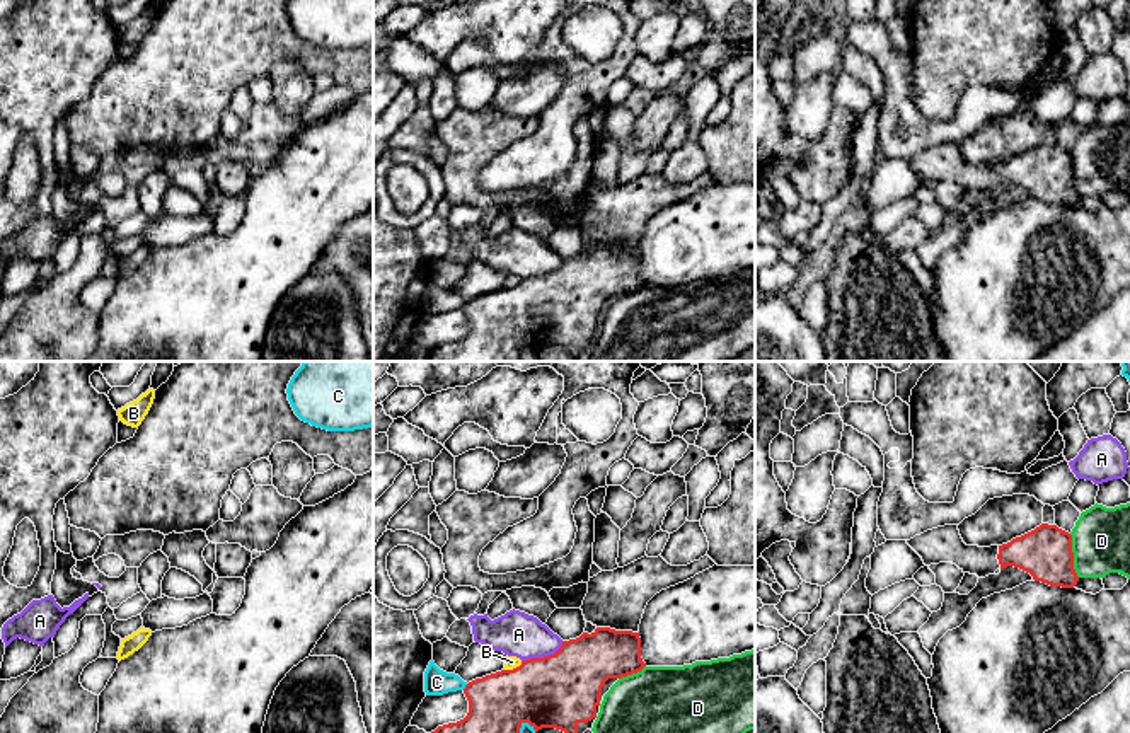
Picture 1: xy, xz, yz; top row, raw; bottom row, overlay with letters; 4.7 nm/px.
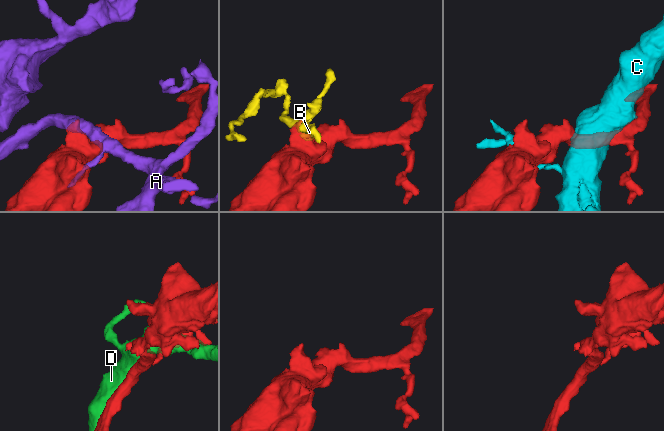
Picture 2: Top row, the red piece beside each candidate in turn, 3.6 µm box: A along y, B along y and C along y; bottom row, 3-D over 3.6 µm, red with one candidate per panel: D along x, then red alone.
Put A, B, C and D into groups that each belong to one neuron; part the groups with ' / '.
A / B / C / D

